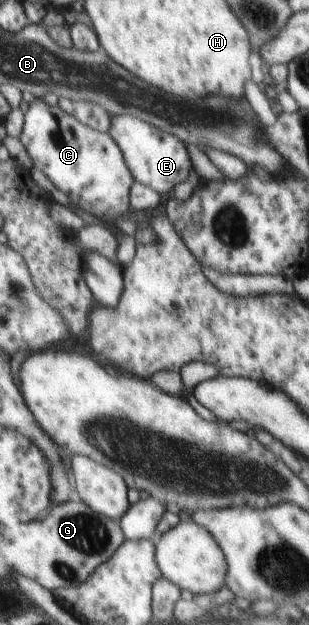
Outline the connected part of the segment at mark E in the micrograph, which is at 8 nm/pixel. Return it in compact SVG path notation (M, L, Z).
M111 115L112 128L109 132L122 149L128 168L135 181L152 187L158 193L172 193L176 187L188 180L188 173L193 169L186 145L180 137L162 131L147 120L132 115Z

